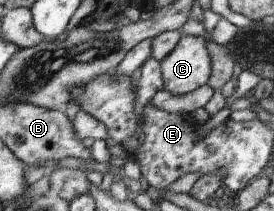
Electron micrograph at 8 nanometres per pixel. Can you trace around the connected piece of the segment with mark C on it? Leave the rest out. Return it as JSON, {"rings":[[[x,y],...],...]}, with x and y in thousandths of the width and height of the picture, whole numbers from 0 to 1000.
{"rings":[[[661,161],[646,213],[580,294],[591,422],[631,445],[704,431],[766,360],[766,280],[730,171]]]}

